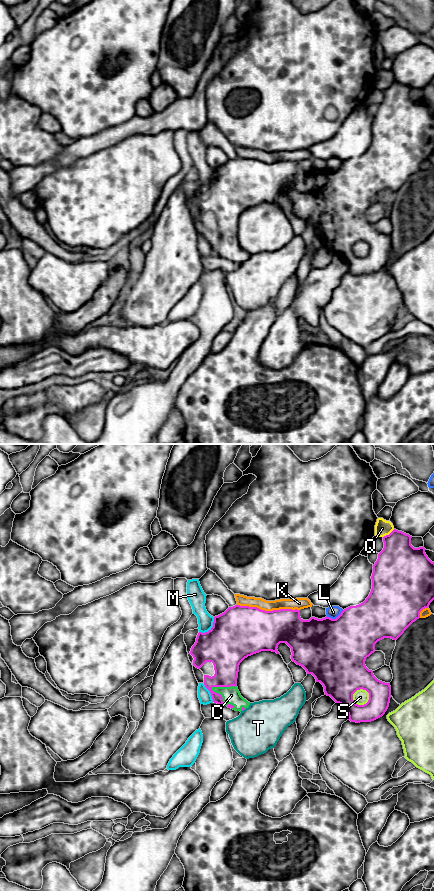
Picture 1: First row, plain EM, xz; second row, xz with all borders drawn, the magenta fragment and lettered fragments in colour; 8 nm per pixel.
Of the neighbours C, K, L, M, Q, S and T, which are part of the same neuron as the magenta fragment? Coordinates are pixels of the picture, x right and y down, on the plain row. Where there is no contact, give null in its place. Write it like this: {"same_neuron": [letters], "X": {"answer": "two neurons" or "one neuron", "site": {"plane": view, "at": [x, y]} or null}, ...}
{"same_neuron": ["C"], "C": {"answer": "one neuron", "site": {"plane": "xz", "at": [222, 251]}}, "K": {"answer": "two neurons", "site": {"plane": "xz", "at": [268, 163]}}, "L": {"answer": "two neurons", "site": {"plane": "xz", "at": [334, 171]}}, "M": {"answer": "two neurons", "site": {"plane": "xz", "at": [211, 180]}}, "Q": {"answer": "two neurons", "site": {"plane": "xz", "at": [389, 86]}}, "S": {"answer": "two neurons", "site": {"plane": "xz", "at": [358, 241]}}, "T": {"answer": "two neurons", "site": {"plane": "xz", "at": [243, 261]}}}

